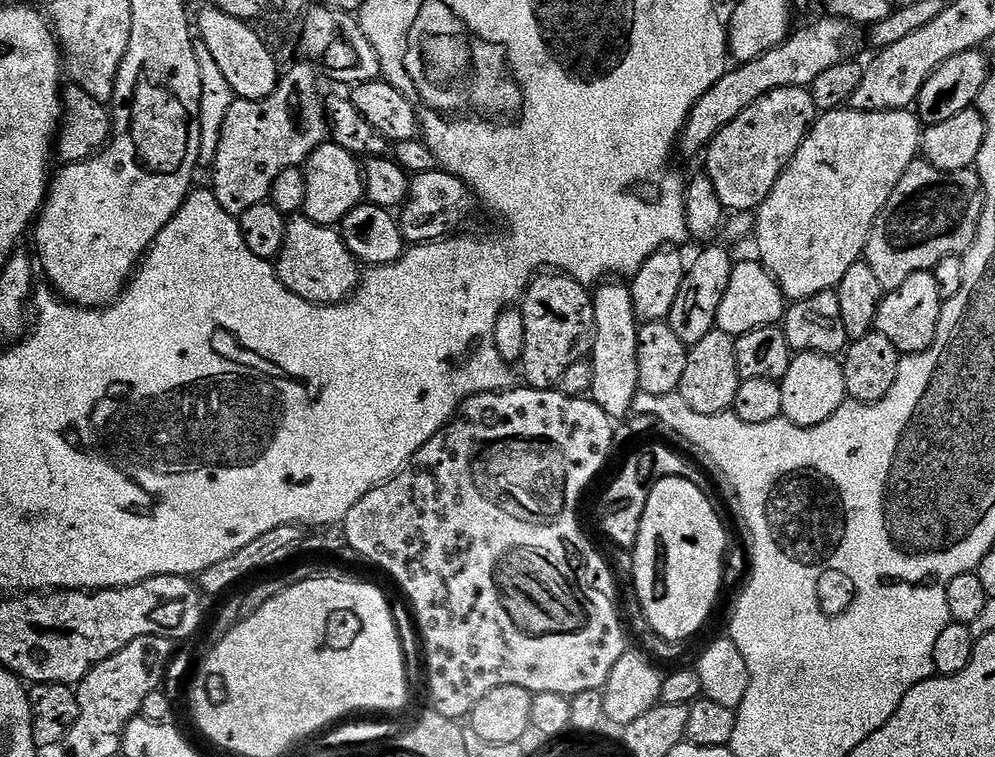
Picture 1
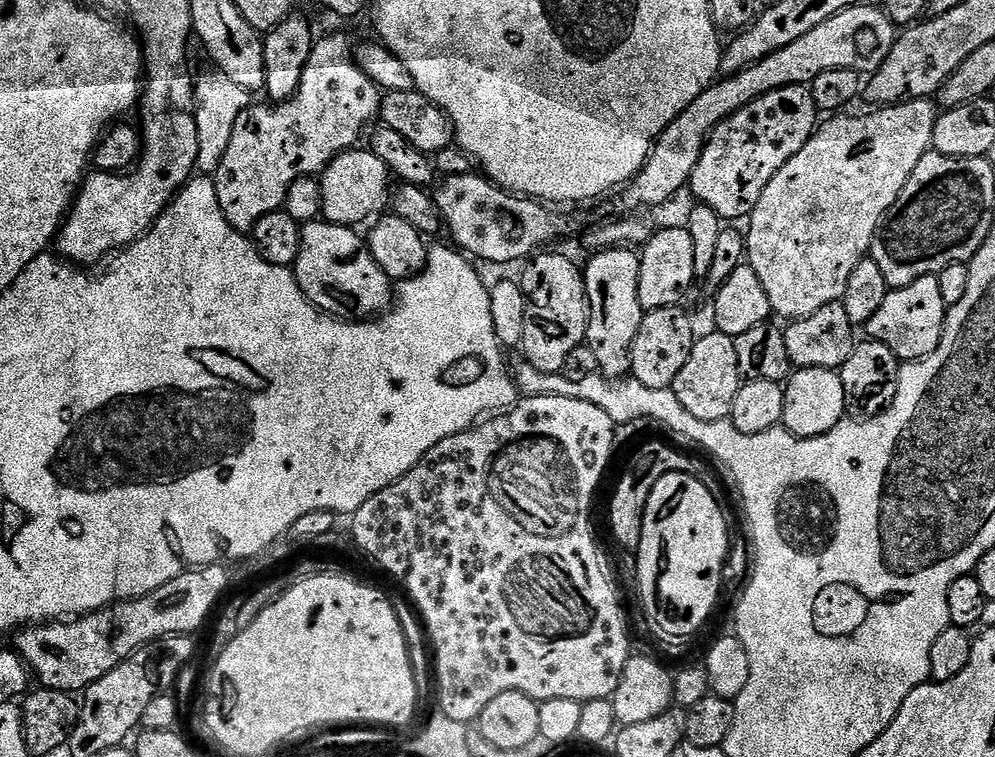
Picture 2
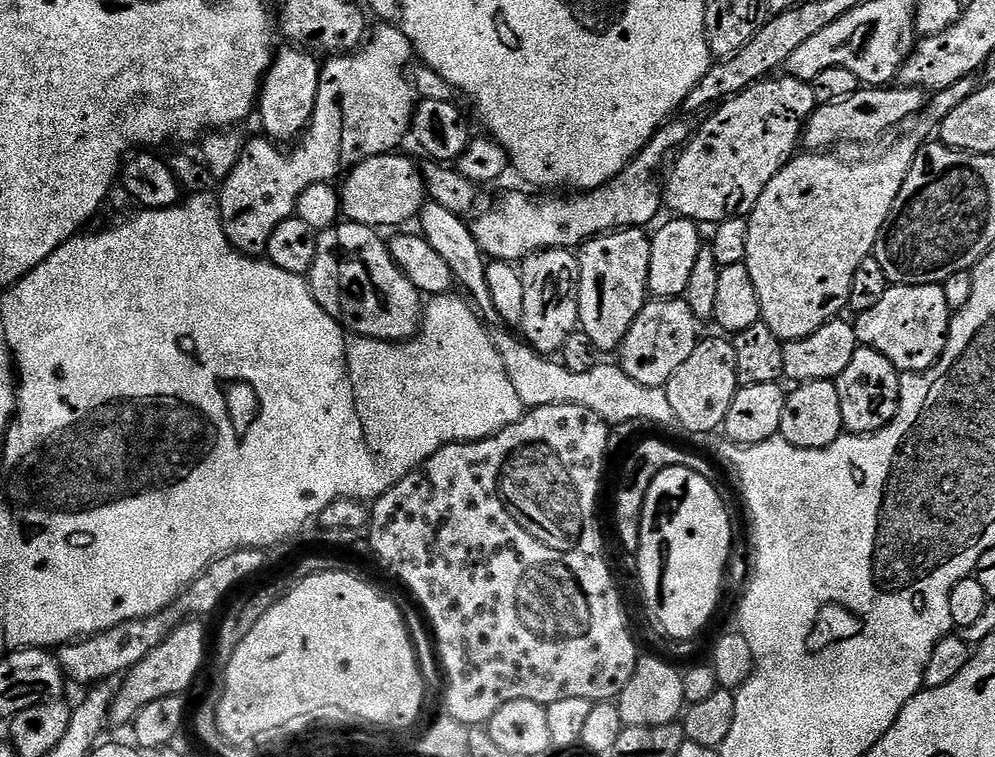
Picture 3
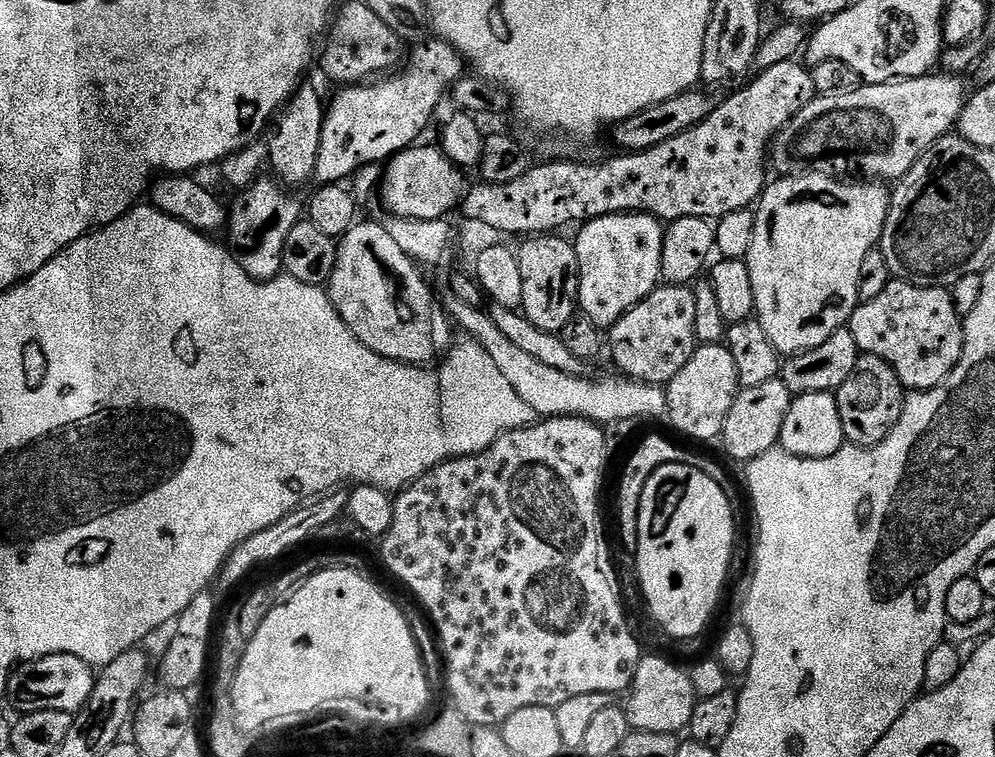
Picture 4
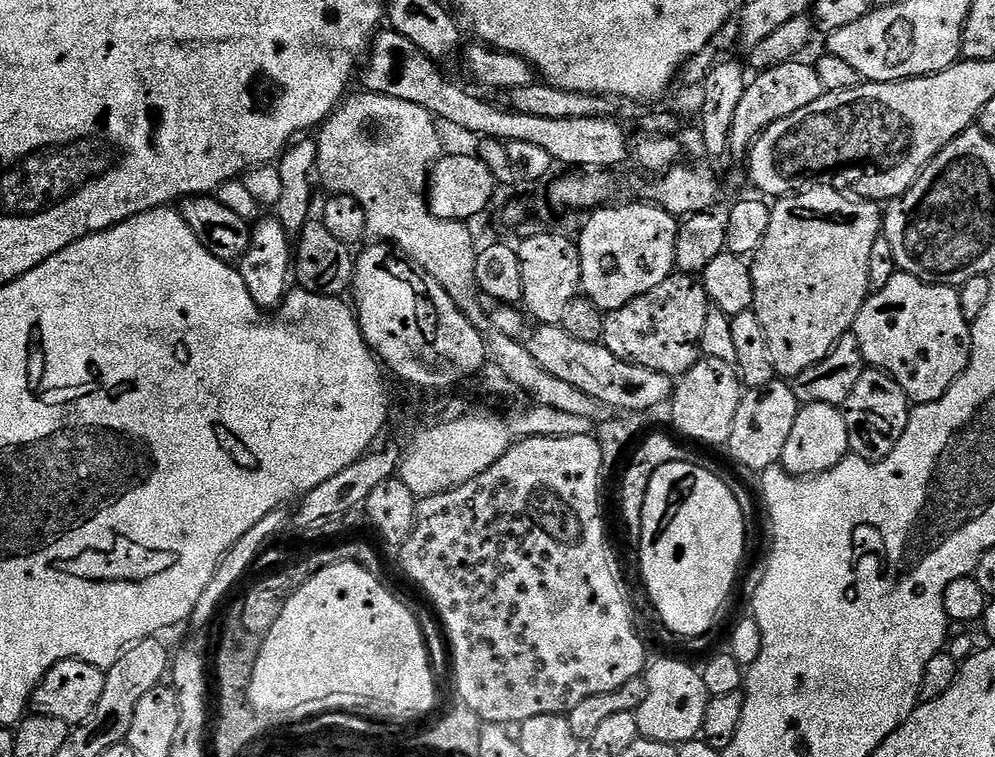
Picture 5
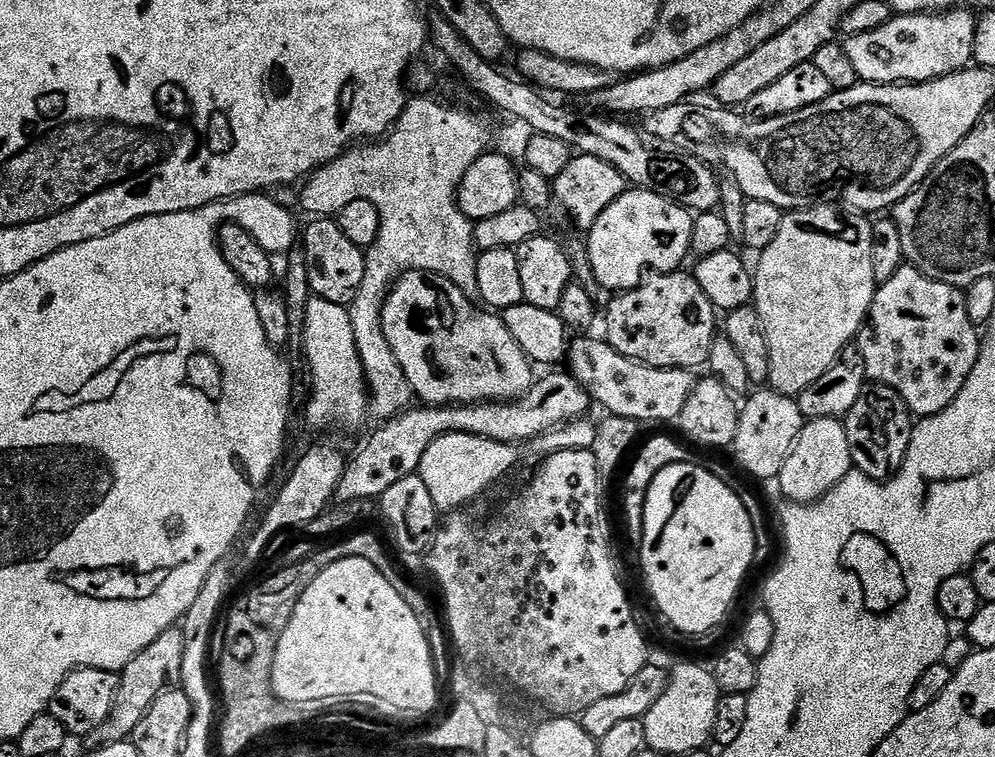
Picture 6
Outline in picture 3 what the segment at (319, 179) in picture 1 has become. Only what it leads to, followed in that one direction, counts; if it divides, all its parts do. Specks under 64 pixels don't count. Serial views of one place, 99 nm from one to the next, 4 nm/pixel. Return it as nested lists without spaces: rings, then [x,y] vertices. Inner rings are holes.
[[[389,154],[386,156],[375,156],[366,158],[358,166],[354,166],[351,172],[343,177],[344,184],[339,185],[340,211],[345,221],[353,224],[361,224],[367,228],[385,230],[384,228],[399,229],[407,220],[415,221],[420,215],[421,208],[426,203],[424,190],[424,175],[421,169],[408,156],[401,154]]]

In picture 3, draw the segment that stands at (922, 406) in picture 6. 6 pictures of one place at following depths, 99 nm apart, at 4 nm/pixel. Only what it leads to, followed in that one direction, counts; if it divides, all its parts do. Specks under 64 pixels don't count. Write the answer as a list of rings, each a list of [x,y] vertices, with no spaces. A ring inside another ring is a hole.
[[[893,284],[871,310],[855,317],[856,342],[857,345],[878,350],[878,354],[886,354],[901,374],[925,372],[938,362],[942,350],[946,350],[948,323],[952,317],[941,285]]]

